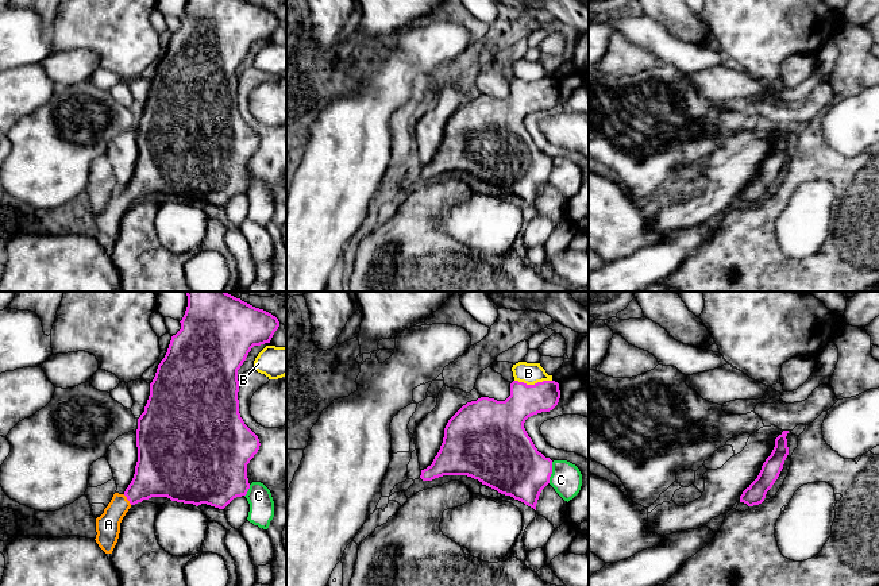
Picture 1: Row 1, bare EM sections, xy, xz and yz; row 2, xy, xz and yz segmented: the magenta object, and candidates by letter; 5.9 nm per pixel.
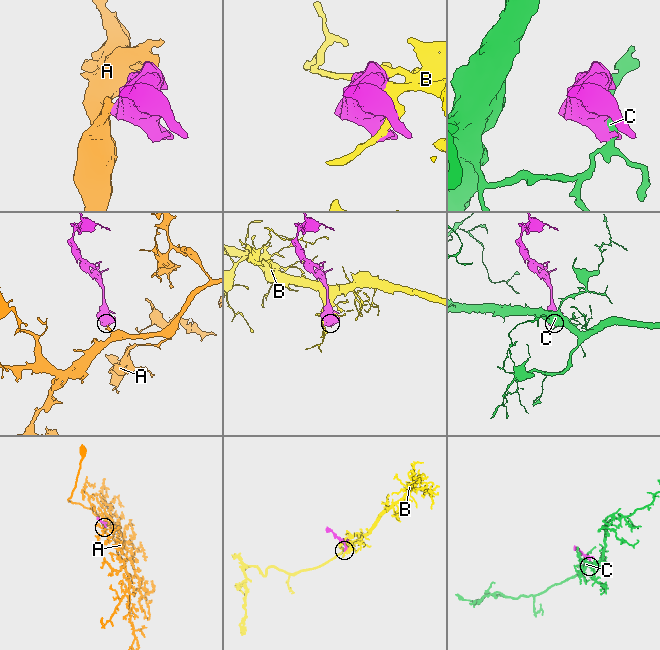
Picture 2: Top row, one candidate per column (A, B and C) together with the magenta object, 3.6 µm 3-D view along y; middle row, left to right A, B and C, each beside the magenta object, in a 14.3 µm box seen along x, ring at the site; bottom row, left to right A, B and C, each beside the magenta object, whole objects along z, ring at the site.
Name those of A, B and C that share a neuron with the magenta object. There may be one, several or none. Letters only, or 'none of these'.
A

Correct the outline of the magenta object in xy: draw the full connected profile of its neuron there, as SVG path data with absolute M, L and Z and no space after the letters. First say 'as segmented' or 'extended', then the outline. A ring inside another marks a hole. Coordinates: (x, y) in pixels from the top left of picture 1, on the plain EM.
extended; M188 0L181 27L171 34L167 50L158 62L150 81L144 109L138 116L135 171L123 192L115 190L104 211L96 216L96 240L105 251L112 251L120 231L120 220L128 207L151 194L171 198L207 201L224 207L234 196L246 193L250 181L247 162L259 147L258 134L244 122L239 111L238 68L254 43L270 41L279 19L271 11L247 0Z

